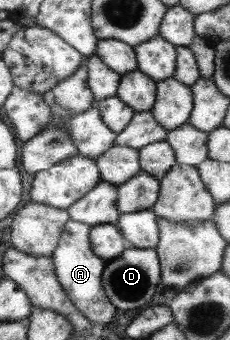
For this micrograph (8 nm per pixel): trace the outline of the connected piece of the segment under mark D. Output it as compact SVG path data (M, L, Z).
M154 248L124 249L121 255L107 262L101 274L101 285L107 300L113 304L115 309L121 309L121 311L147 306L151 297L155 295L155 288L159 286L160 281L159 262Z

